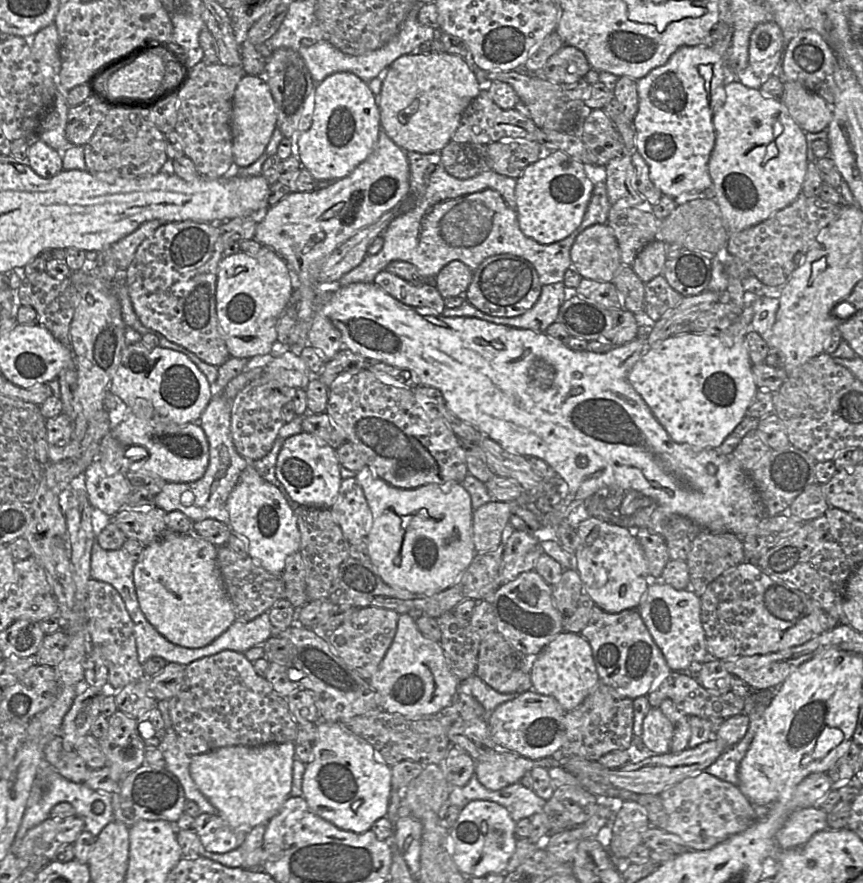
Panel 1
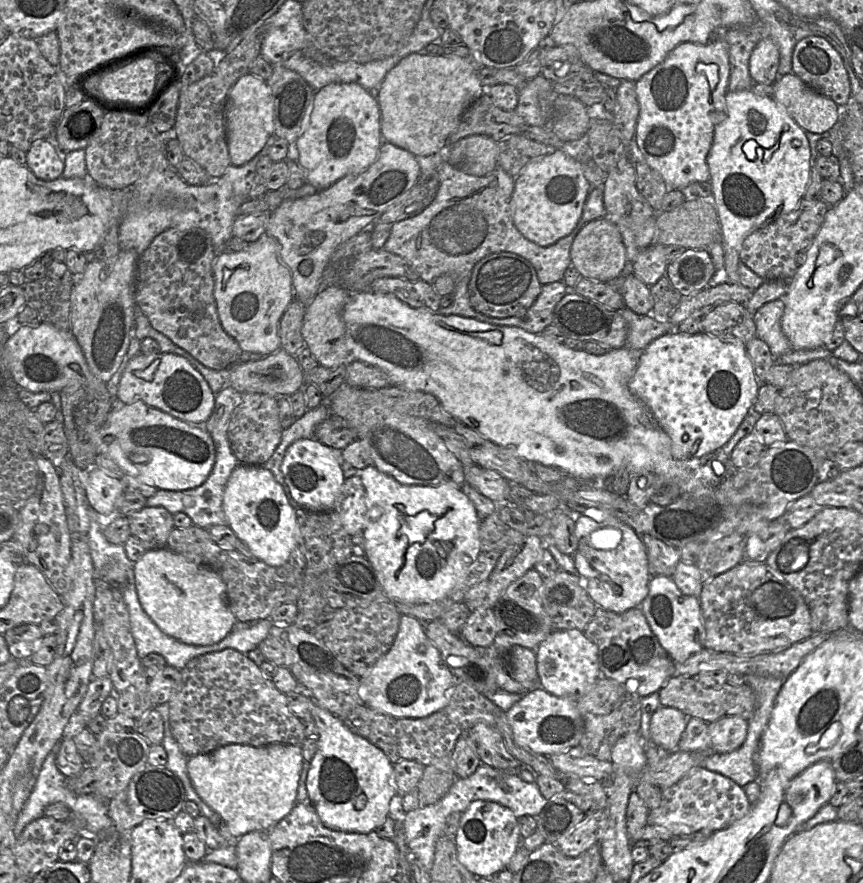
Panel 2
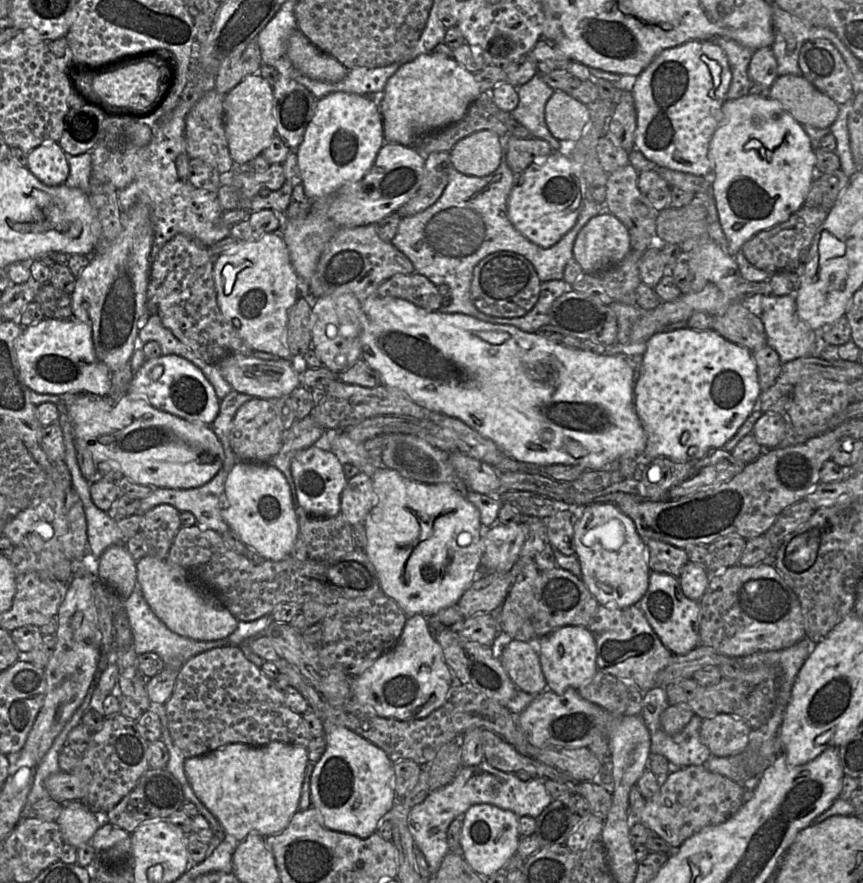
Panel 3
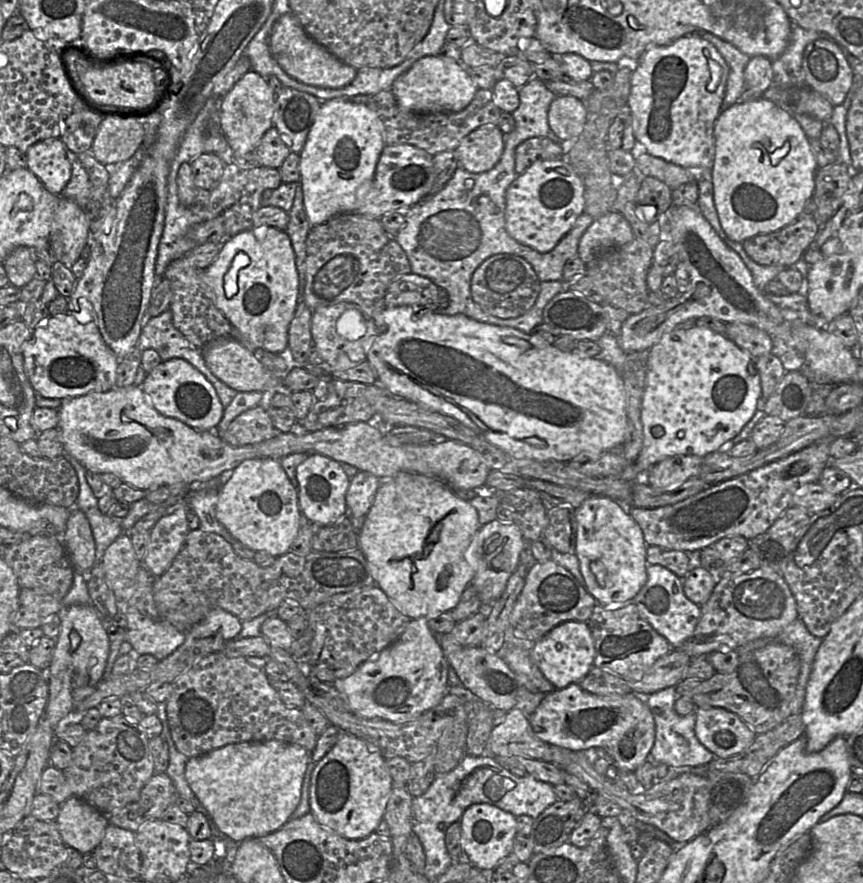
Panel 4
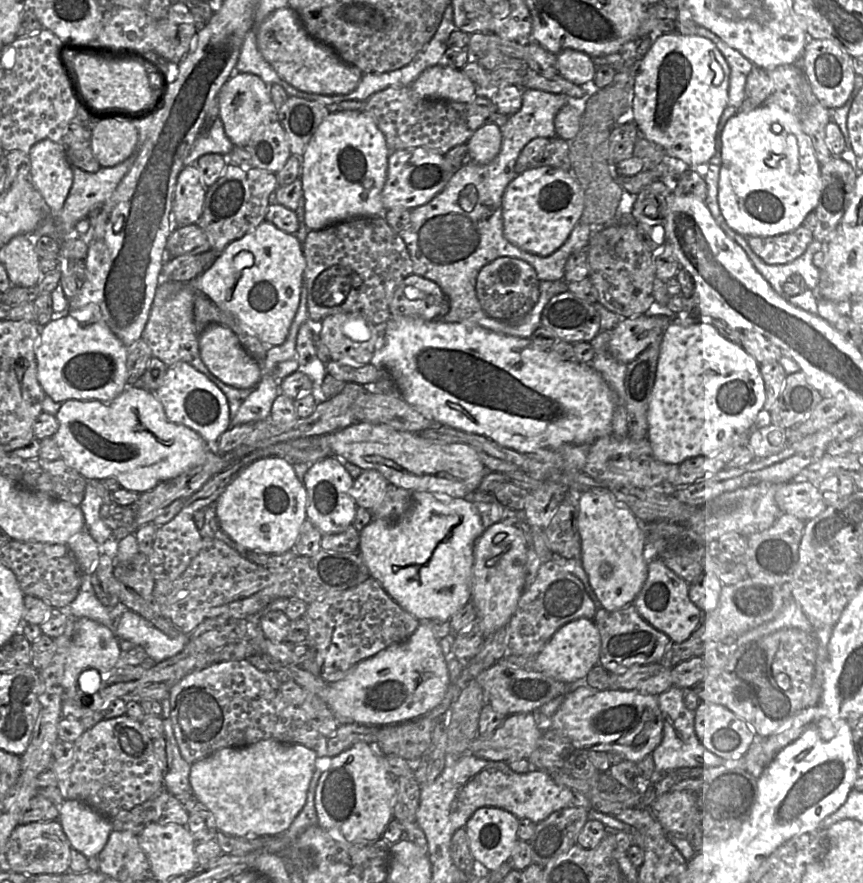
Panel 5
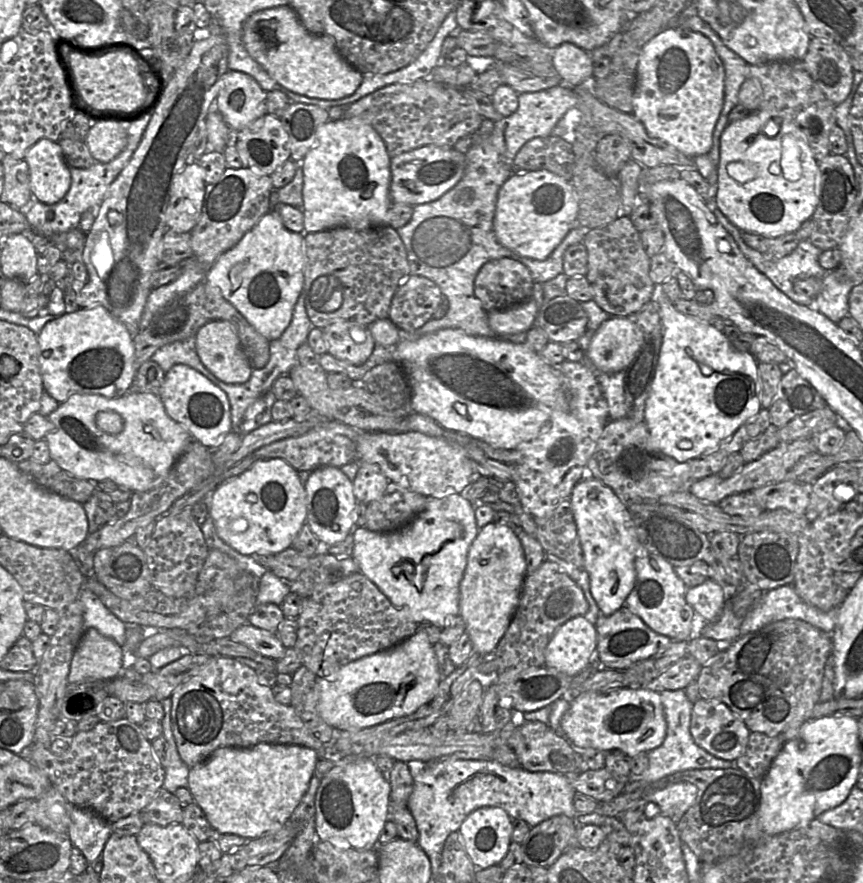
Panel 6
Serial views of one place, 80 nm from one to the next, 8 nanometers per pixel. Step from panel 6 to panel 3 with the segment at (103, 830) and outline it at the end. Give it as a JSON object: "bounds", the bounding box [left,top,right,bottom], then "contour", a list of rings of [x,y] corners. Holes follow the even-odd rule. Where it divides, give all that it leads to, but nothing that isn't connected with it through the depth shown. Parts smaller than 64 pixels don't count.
{"bounds":[56,800,102,848],"contour":[[[80,800],[64,803],[62,813],[56,822],[60,827],[64,843],[76,848],[90,843],[102,824],[100,815],[94,813]]]}

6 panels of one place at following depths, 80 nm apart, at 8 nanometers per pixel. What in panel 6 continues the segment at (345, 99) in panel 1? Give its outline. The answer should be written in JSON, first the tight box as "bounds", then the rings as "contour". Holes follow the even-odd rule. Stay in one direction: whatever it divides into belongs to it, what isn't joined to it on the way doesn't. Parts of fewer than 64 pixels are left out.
{"bounds":[303,118,391,233],"contour":[[[361,118],[328,120],[317,129],[314,144],[303,159],[303,233],[350,227],[357,230],[388,225],[391,158],[378,132]]]}

